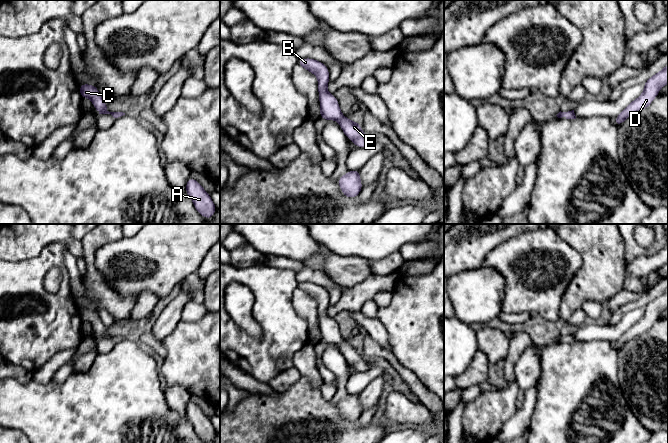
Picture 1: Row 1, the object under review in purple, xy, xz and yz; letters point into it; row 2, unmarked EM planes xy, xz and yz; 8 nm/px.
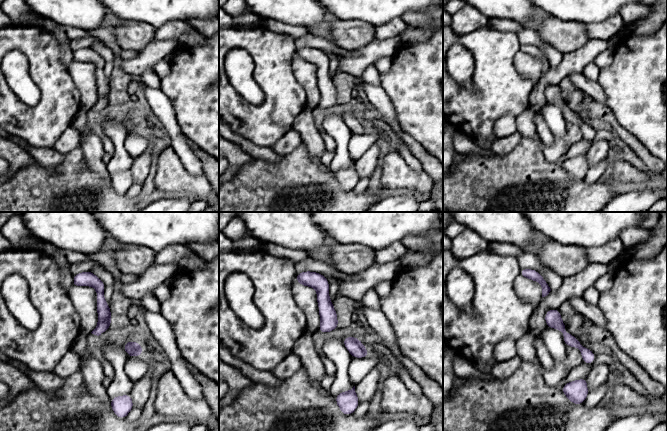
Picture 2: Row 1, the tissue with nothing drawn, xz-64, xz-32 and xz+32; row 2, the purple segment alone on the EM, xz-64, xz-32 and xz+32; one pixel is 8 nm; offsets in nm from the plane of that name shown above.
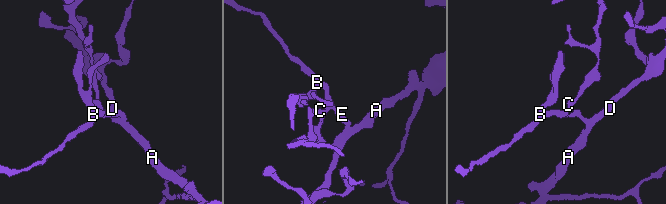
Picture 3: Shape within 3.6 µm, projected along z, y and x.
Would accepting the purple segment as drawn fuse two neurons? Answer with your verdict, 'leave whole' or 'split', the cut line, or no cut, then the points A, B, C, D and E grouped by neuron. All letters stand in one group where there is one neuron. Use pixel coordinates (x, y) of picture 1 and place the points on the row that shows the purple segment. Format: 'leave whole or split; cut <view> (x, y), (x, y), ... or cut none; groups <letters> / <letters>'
leave whole; cut none; groups A B C D E

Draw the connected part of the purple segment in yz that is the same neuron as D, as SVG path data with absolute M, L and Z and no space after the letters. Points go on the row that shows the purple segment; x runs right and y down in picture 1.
M668 64L663 70L650 77L644 83L643 93L633 100L616 118L614 124L619 127L629 116L639 113L647 108L655 97L658 96L659 90L668 83Z

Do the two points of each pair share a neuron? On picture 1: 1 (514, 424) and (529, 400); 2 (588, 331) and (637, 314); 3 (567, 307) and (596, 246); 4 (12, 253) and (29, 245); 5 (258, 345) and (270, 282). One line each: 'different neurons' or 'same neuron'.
1: same neuron
2: same neuron
3: same neuron
4: same neuron
5: same neuron

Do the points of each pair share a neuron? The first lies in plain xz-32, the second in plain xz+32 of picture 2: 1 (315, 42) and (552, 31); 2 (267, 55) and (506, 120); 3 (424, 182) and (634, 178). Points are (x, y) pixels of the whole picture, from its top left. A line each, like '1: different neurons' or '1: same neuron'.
1: different neurons
2: different neurons
3: same neuron

